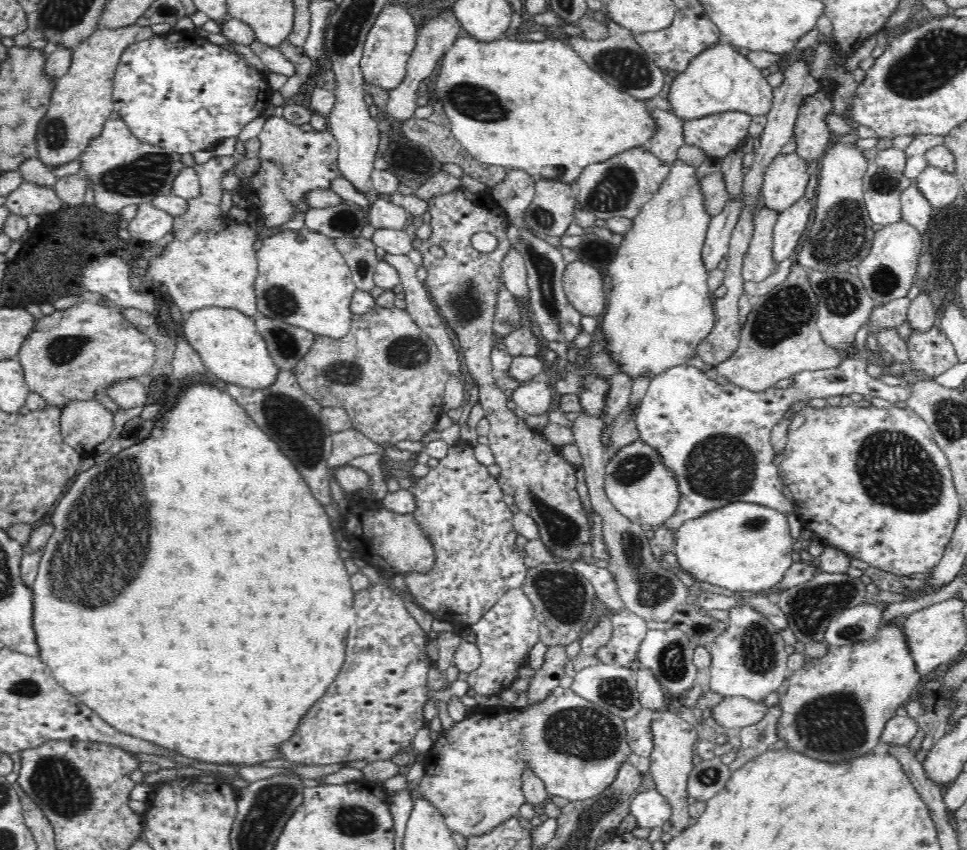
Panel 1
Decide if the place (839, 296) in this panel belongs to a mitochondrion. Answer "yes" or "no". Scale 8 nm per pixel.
yes

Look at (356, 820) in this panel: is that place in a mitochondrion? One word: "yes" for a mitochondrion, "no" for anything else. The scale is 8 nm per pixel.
yes

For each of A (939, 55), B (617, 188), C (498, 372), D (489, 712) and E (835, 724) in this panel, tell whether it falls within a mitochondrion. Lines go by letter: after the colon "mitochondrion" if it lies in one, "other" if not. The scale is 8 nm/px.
A: mitochondrion
B: mitochondrion
C: other
D: other
E: mitochondrion

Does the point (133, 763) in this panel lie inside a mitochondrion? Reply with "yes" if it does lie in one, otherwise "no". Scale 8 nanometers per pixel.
no

